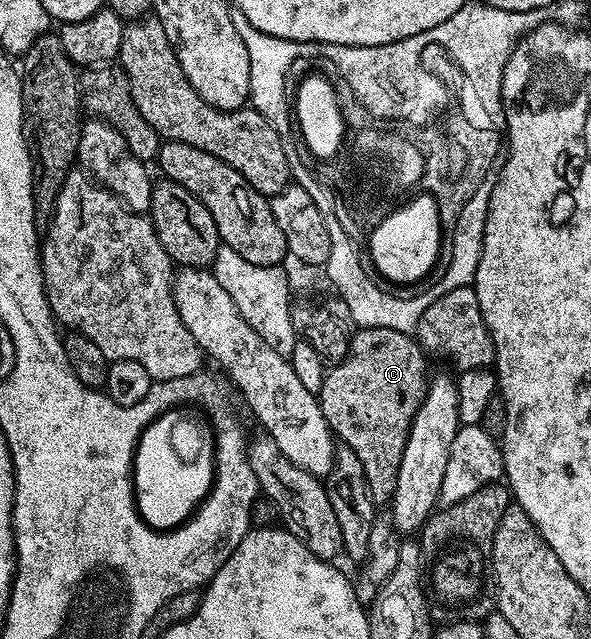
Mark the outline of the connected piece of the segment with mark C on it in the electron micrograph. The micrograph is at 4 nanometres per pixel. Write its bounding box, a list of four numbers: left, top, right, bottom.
[319,327,427,504]

